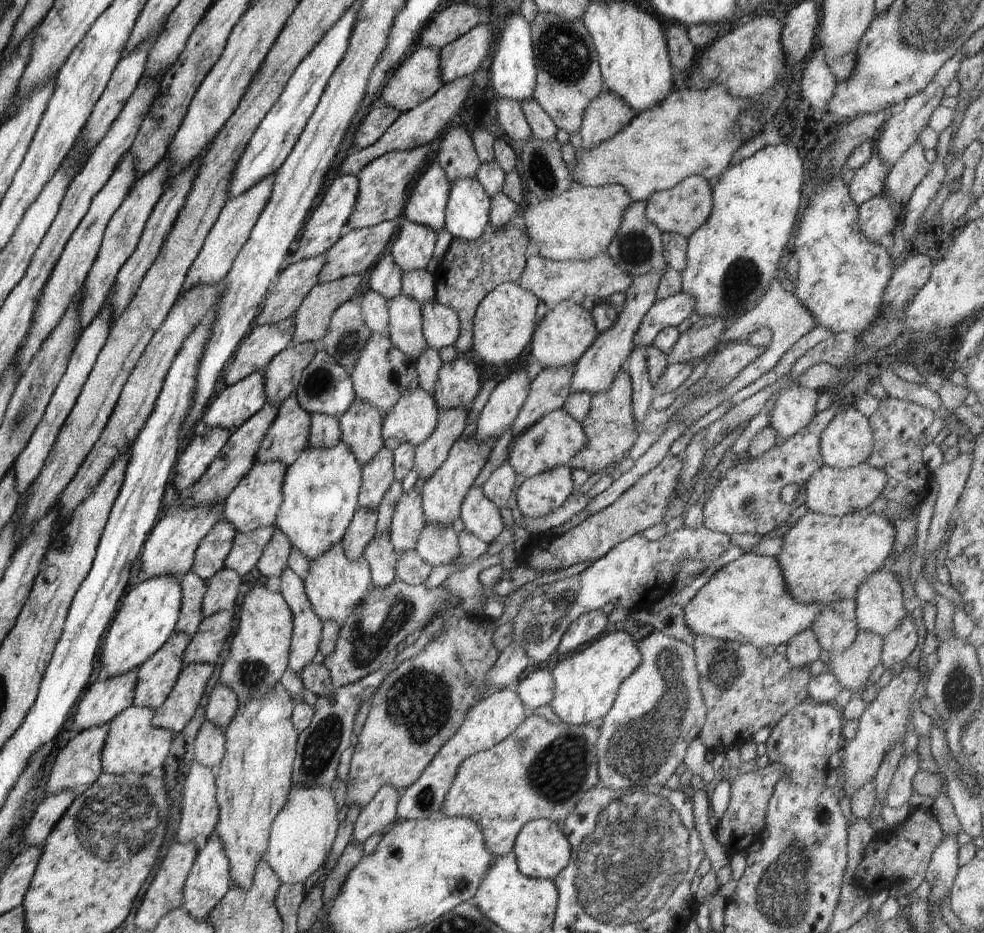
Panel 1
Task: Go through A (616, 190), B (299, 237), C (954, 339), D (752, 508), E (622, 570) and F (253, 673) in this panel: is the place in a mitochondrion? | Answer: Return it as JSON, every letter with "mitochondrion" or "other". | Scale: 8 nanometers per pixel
{"A":"other","B":"other","C":"other","D":"mitochondrion","E":"other","F":"mitochondrion"}

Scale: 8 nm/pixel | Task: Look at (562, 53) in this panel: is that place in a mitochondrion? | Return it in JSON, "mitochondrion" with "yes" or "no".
{"mitochondrion":"yes"}

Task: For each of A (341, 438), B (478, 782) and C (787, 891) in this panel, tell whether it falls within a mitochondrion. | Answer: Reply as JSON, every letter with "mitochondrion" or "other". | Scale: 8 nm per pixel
{"A":"other","B":"other","C":"mitochondrion"}

